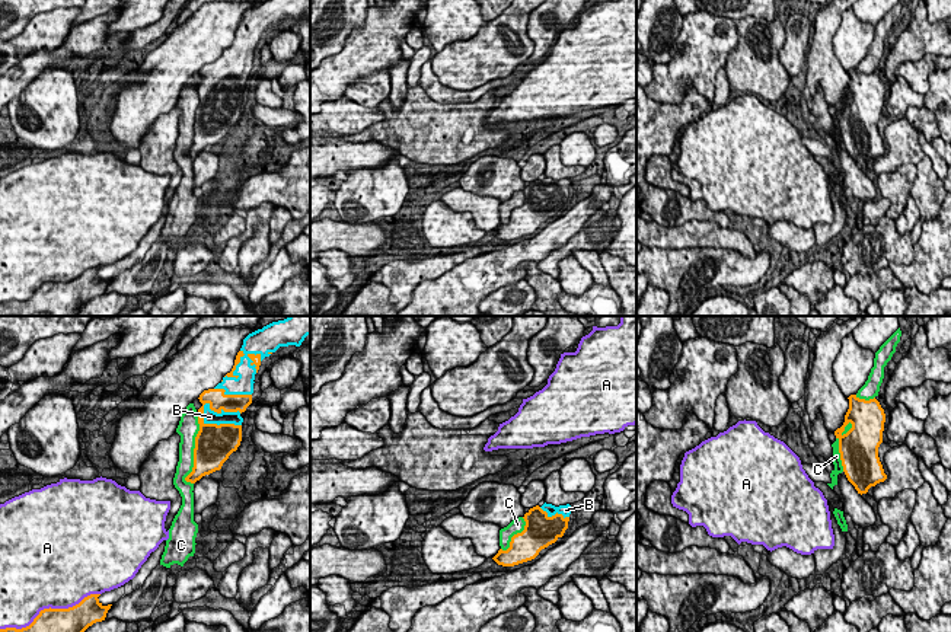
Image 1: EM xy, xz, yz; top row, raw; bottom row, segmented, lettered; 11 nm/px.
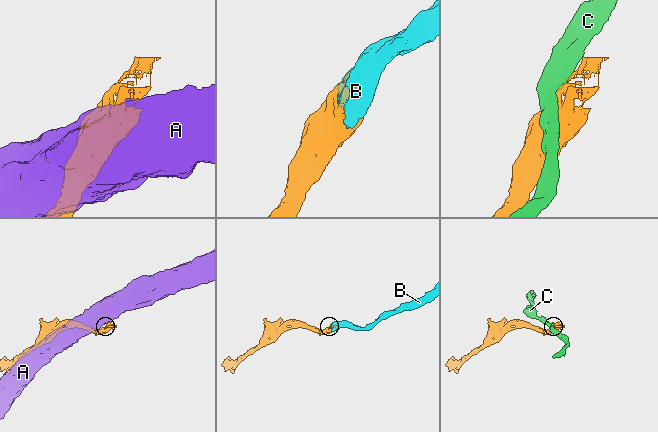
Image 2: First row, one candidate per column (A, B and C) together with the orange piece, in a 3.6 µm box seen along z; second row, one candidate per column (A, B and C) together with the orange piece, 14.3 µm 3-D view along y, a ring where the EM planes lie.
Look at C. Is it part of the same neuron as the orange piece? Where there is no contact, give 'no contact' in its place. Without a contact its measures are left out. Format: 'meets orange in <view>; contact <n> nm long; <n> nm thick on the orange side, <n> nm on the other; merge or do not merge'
meets orange in xy; contact 800 nm long; 420 nm thick on the orange side, 240 nm on the other; do not merge

